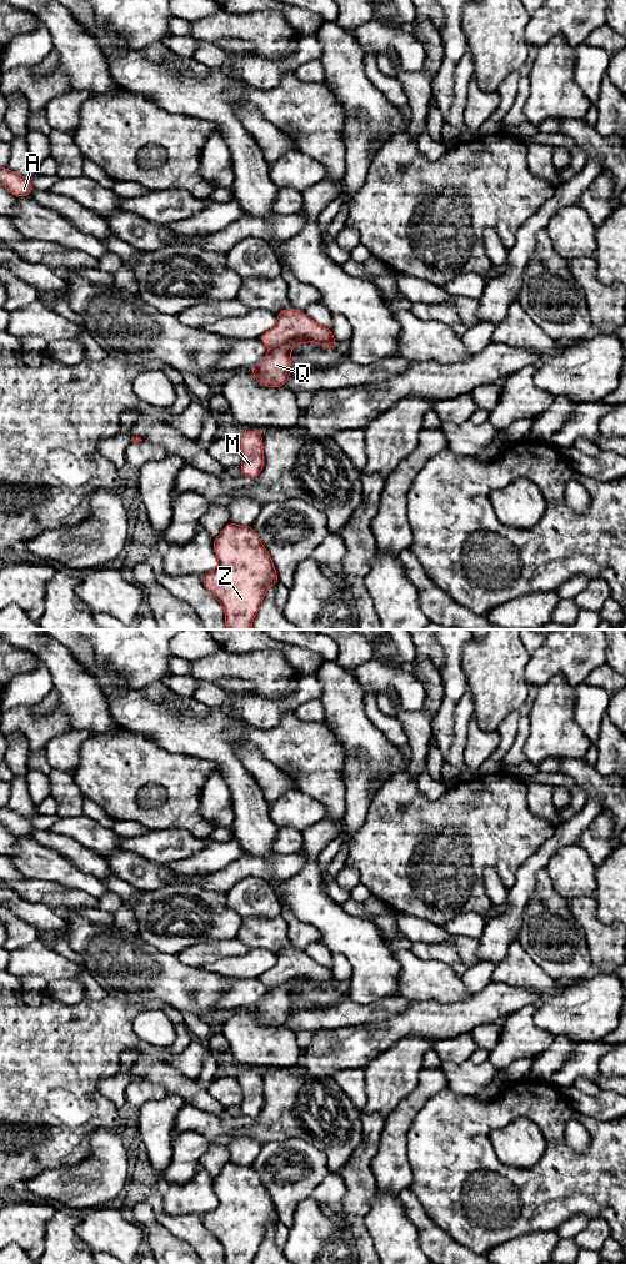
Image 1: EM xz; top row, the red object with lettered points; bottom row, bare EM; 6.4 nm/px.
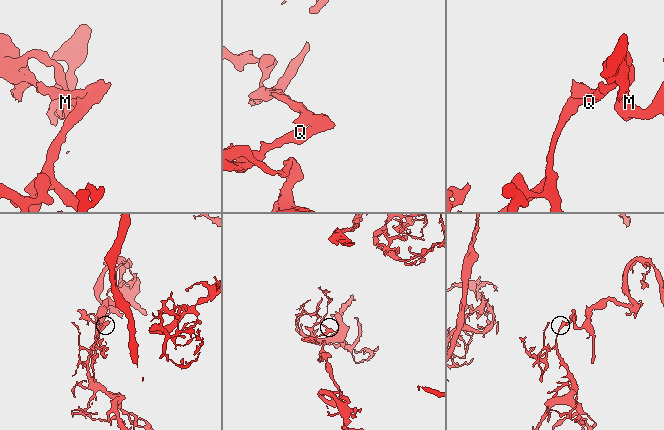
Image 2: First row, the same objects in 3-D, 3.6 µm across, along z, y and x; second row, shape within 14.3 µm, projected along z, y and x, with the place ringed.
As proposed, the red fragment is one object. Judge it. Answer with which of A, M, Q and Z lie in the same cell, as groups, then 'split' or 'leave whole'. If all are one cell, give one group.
A / M Q Z | split

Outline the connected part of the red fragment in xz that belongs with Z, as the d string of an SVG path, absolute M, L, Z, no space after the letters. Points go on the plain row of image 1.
M231 1160L214 1178L219 1205L202 1215L204 1227L225 1250L225 1264L252 1264L270 1224L280 1220L252 1165Z

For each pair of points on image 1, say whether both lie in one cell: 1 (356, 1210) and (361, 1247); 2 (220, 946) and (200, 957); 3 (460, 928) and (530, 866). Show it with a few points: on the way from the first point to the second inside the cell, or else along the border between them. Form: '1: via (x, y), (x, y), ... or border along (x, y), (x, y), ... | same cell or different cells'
1: via (356, 1219), (356, 1228), (361, 1238) | same cell
2: via (215, 949), (205, 953) | same cell
3: border along (486, 921), (479, 938) | different cells

